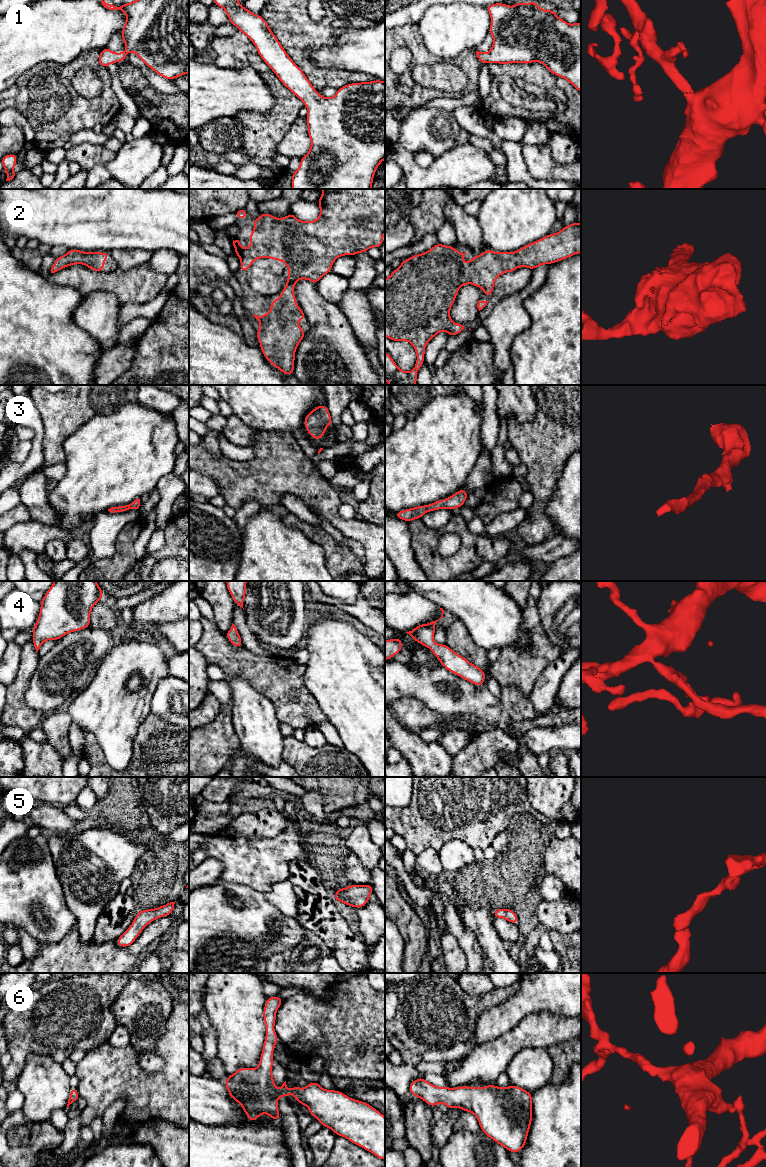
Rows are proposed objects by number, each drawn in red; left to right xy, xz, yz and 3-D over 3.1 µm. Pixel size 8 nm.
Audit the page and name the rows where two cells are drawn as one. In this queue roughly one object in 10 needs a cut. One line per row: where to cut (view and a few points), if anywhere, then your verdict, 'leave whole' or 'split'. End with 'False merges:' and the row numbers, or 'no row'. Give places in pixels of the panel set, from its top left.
1: no cut | leave whole
2: no cut | leave whole
3: no cut | leave whole
4: no cut | leave whole
5: no cut | leave whole
6: no cut | leave whole
False merges: no row

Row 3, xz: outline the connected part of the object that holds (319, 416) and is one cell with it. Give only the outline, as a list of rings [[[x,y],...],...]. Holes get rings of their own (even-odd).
[[[326,405],[315,407],[304,418],[304,427],[314,440],[324,436],[327,426],[332,426],[332,417]]]

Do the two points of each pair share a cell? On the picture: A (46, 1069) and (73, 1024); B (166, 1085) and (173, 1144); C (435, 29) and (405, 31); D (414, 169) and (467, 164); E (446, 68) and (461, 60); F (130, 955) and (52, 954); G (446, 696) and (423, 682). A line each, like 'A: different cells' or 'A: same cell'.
A: different cells
B: different cells
C: different cells
D: same cell
E: different cells
F: same cell
G: same cell

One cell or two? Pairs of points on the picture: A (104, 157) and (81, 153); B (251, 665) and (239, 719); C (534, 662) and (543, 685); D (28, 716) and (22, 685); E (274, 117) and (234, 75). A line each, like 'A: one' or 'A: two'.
A: one
B: two
C: two
D: one
E: two

